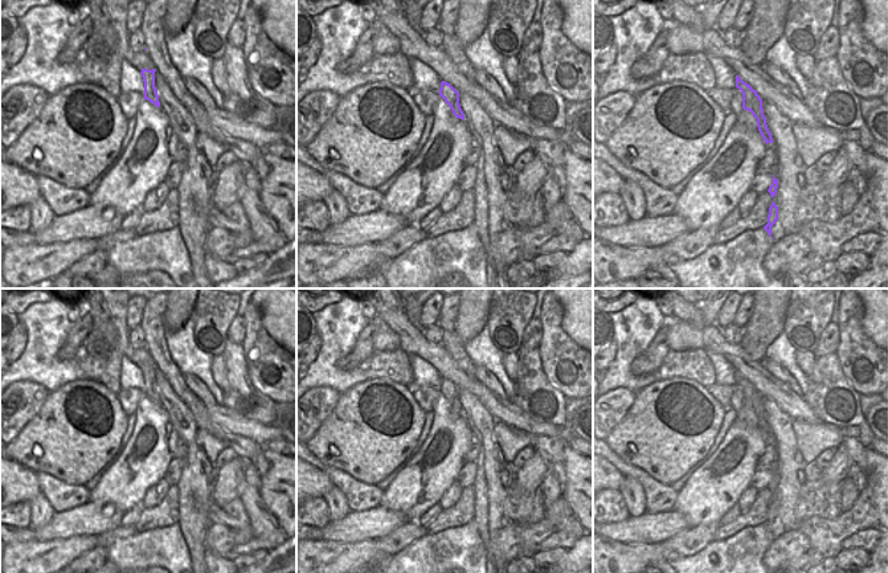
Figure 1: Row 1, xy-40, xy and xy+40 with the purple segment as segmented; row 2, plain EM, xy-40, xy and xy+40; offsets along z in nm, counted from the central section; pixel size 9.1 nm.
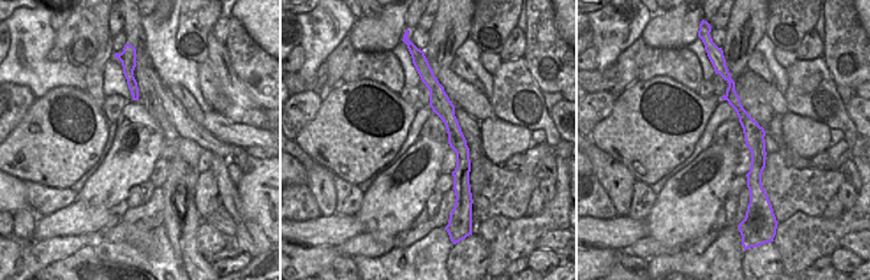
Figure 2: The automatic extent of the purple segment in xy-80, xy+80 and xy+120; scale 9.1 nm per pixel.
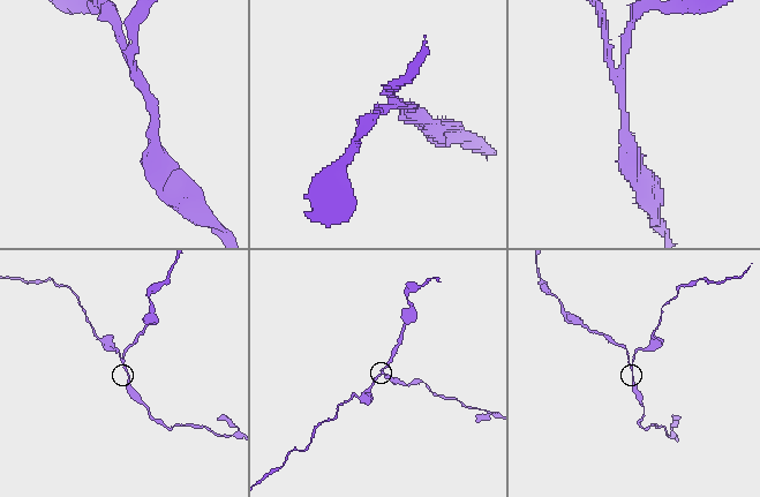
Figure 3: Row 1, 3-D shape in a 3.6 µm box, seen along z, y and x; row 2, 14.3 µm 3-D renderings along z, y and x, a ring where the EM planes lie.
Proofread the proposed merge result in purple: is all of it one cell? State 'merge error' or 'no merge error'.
merge error

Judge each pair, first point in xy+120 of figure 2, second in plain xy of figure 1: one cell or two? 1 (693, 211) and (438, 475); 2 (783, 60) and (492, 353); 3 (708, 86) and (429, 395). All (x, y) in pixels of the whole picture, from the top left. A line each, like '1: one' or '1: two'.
1: one
2: two
3: one

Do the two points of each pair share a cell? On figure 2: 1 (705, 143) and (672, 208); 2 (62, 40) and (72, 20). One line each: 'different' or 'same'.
1: different
2: same

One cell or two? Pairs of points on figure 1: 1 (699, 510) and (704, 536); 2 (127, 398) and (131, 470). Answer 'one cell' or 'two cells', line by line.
1: two cells
2: two cells

